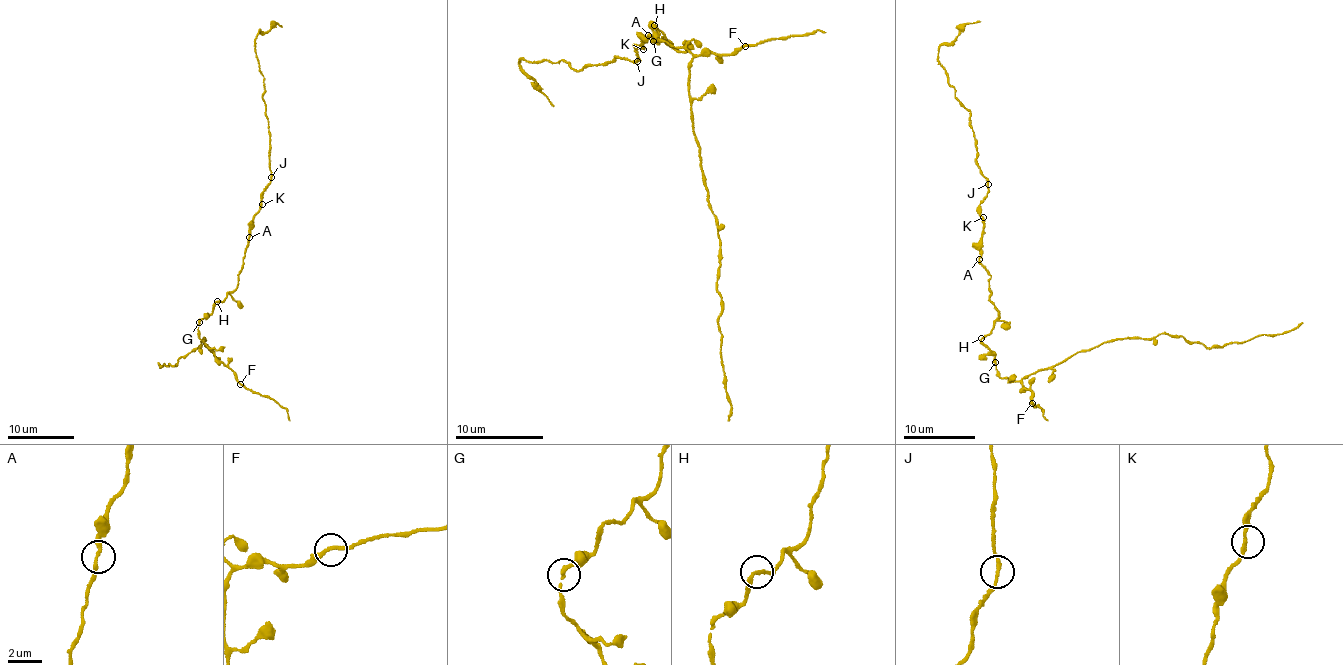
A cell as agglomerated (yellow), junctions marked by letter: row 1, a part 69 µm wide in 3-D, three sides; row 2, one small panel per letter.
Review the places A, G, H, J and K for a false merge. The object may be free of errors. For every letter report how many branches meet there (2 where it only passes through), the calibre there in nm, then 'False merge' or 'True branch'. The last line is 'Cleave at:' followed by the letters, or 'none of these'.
A: Branches: 2. Thickness 200 nm. True branch
G: Branches: 2. Thickness 200 nm. True branch
H: Branches: 2. Thickness 200 nm. True branch
J: Branches: 2. Thickness 190 nm. True branch
K: Branches: 2. Thickness 200 nm. True branch
Cleave at: none of these

